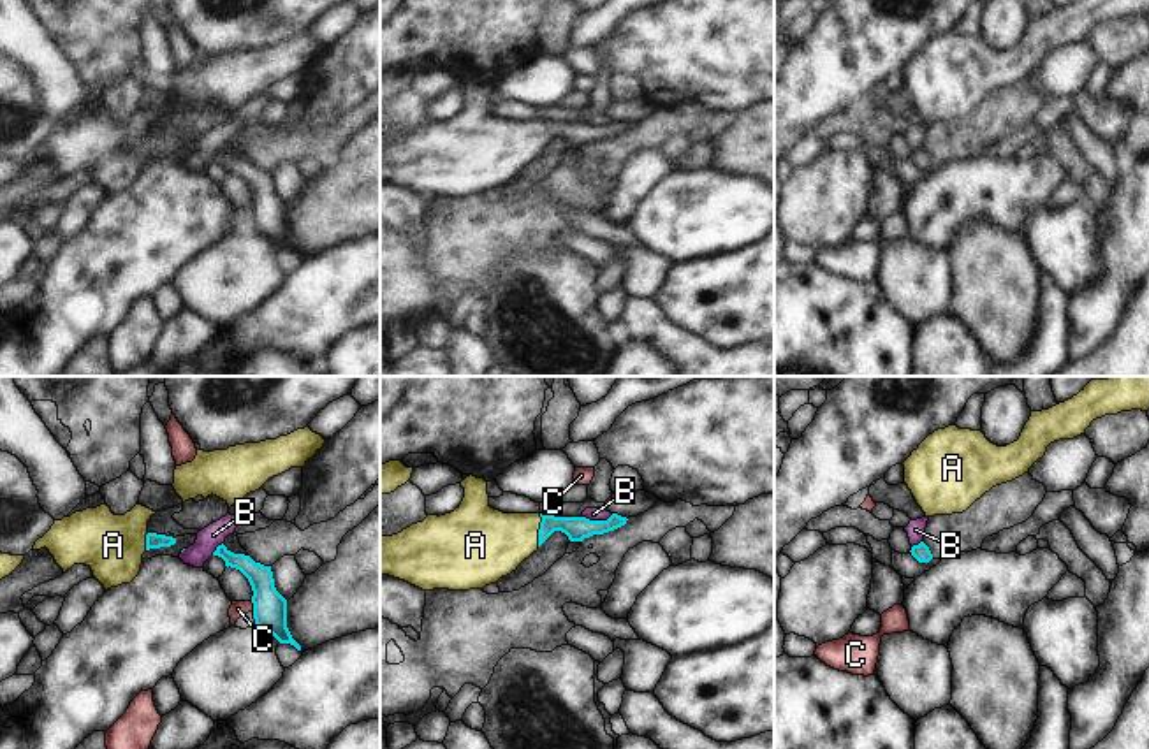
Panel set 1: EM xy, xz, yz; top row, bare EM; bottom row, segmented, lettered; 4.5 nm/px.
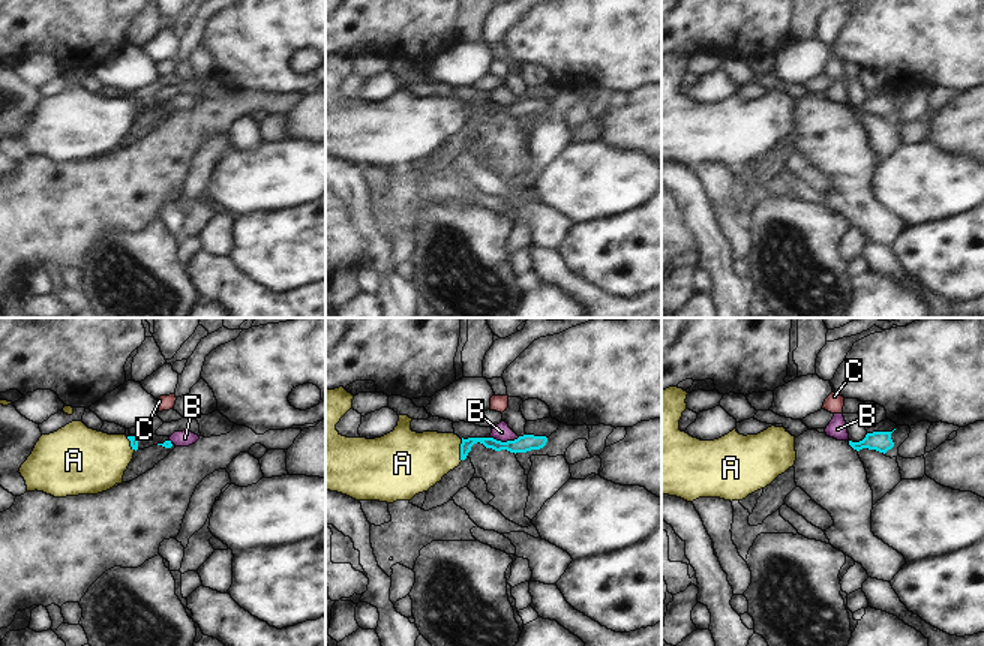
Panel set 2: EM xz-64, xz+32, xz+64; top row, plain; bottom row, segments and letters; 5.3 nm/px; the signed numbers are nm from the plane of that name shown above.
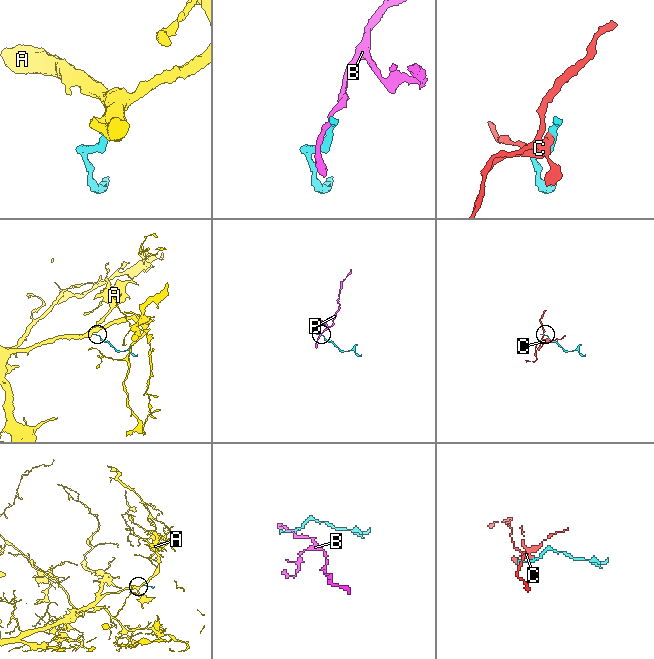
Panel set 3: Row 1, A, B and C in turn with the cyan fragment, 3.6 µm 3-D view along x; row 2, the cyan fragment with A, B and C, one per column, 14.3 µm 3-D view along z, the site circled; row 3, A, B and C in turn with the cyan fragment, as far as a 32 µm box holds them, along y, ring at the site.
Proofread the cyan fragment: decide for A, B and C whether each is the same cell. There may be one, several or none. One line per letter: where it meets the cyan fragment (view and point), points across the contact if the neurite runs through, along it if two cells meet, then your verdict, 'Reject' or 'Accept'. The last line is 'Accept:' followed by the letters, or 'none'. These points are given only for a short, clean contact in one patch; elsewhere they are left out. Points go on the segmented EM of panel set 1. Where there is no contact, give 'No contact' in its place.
A: Touches cyan at xz (539, 530). Path across: xz (576, 528), (546, 524), (539, 530), (486, 544). Accept
B: Touches cyan at xz (597, 521). Boundary: xz (613, 514), (606, 519), (583, 517). Reject
C: Touches cyan at xy (254, 607). Boundary: xy (250, 602), (254, 610). Reject
Accept: A

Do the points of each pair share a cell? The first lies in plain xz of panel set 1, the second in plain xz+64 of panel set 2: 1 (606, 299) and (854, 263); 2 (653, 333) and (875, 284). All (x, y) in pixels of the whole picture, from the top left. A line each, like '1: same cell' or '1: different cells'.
1: same cell
2: different cells

